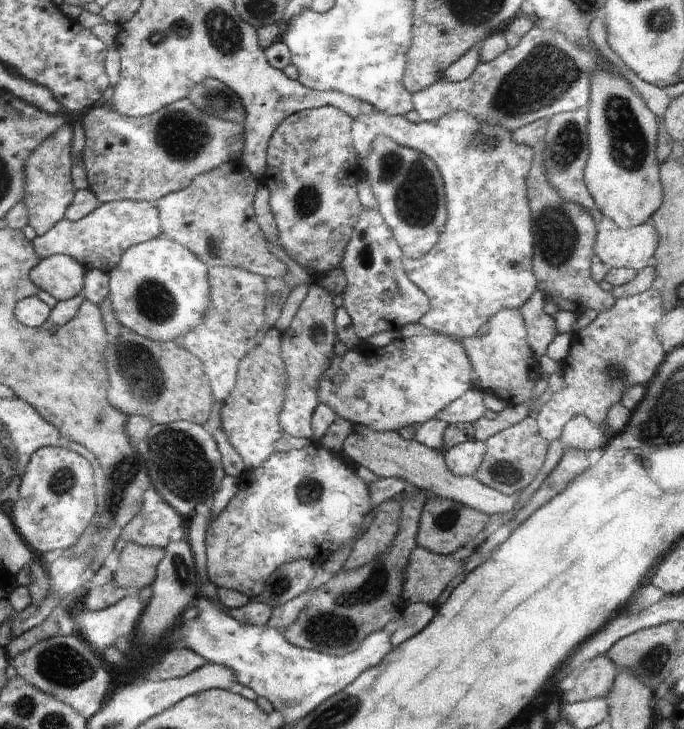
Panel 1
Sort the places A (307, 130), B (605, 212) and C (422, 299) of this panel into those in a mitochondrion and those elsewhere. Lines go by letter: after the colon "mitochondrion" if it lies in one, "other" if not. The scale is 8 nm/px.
A: other
B: other
C: other

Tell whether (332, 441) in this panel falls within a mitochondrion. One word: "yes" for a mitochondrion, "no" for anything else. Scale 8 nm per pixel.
no

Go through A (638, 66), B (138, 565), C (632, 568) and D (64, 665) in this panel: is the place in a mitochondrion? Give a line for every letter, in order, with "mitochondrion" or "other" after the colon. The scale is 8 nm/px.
A: other
B: other
C: other
D: mitochondrion

